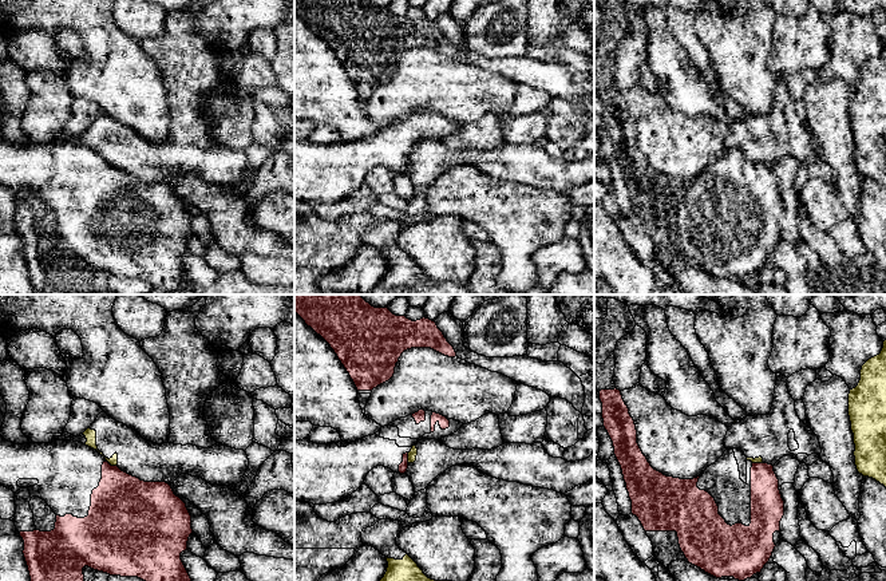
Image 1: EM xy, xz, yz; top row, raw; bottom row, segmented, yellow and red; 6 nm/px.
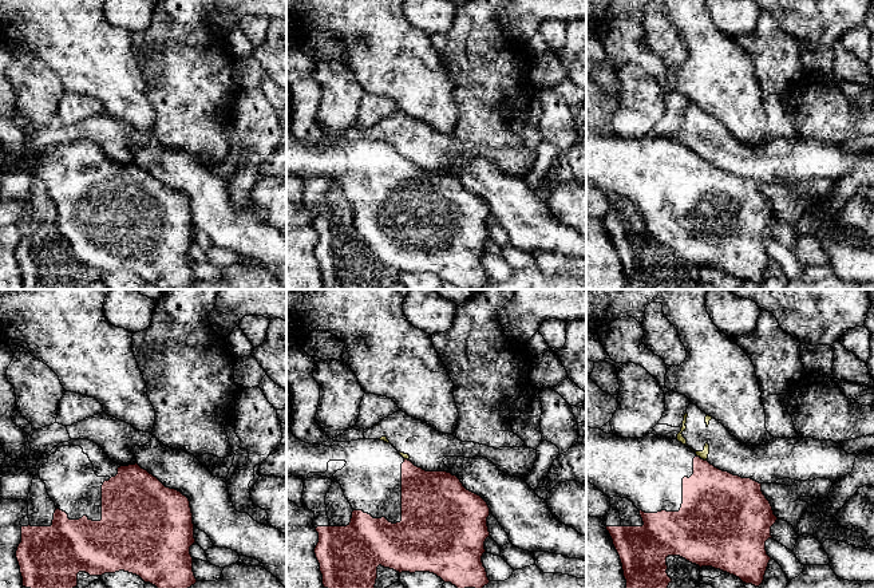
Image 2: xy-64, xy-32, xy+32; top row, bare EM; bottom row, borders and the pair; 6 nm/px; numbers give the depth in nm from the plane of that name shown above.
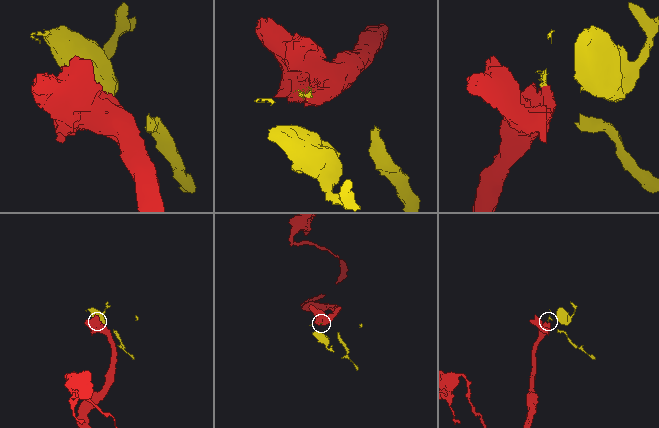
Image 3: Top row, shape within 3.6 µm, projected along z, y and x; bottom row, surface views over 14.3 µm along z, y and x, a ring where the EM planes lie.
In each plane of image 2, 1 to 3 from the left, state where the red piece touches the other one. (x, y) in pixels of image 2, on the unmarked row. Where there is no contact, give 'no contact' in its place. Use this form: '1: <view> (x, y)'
1: no contact
2: xy-32 (406, 158)
3: xy+32 (702, 158)

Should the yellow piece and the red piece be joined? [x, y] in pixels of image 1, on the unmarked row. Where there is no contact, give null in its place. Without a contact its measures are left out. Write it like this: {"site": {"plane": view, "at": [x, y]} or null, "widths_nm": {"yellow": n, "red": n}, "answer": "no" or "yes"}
{"site": {"plane": "xy", "at": [111, 165]}, "widths_nm": {"yellow": 70, "red": 380}, "answer": "no"}

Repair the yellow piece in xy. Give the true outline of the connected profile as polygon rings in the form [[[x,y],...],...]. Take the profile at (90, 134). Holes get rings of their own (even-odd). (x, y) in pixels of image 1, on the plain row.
[[[104,111],[82,137],[71,141],[96,150],[111,166],[141,181],[166,182],[170,186],[181,174],[199,177],[210,185],[237,185],[249,167],[244,150],[219,143],[207,149],[169,142],[155,145]]]

